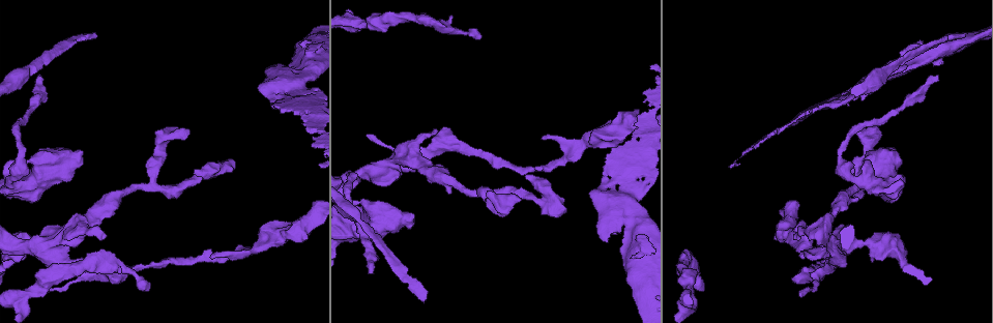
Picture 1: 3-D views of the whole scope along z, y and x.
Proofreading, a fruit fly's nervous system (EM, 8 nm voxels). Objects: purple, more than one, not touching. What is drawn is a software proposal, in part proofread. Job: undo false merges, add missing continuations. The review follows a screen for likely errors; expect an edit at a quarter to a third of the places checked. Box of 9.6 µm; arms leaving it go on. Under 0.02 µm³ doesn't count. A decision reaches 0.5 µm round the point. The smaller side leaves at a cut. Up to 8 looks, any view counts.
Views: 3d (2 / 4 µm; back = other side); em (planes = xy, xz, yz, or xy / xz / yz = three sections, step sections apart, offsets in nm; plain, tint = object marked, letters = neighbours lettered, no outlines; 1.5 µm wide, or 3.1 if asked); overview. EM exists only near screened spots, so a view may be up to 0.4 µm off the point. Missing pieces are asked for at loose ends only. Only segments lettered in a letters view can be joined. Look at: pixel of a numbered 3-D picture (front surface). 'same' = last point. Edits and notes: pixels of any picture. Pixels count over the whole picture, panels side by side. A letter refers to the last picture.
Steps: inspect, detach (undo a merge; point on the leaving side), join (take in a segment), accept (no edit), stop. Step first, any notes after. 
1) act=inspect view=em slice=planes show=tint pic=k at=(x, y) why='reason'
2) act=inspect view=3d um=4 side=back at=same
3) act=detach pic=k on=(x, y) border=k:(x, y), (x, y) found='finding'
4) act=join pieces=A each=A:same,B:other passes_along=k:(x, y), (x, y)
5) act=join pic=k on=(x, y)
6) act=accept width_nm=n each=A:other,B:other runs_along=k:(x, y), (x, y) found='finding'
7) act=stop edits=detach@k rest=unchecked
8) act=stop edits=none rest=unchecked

act=inspect view=3d um=4 pic=1 at=(938, 78) why='long arm stops here'

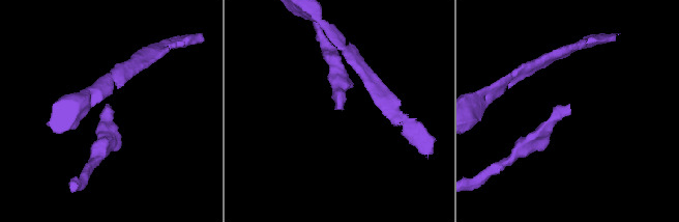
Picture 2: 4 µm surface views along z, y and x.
act=inspect view=em slice=xz step=8 show=letters pic=2 at=(567, 114) why='shape alone is not enough'

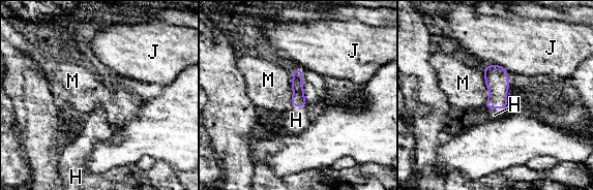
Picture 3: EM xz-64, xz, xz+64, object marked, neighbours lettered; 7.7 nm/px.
act=inspect view=em slice=planes show=letters at=same

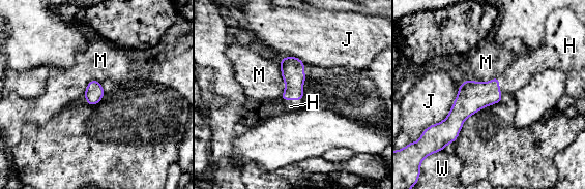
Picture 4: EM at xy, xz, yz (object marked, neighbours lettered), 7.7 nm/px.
act=join pieces=H each=H:same,J:other,M:other,W:other passes_along=4:(472, 96), (499, 88), (524, 68) found='the neuron continues'

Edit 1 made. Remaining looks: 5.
act=inspect view=em slice=planes show=letters pic=1 at=(367, 134) why='tapers out'

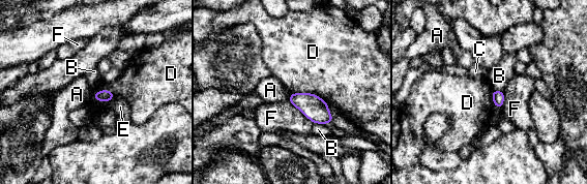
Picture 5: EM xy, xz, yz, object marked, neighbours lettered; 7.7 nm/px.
act=accept each=A:other,B:other,C:other,D:other,E:other,F:other found='no lettered segment goes on from it'

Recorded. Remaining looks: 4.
act=stop edits=join@4 rest=unchecked

